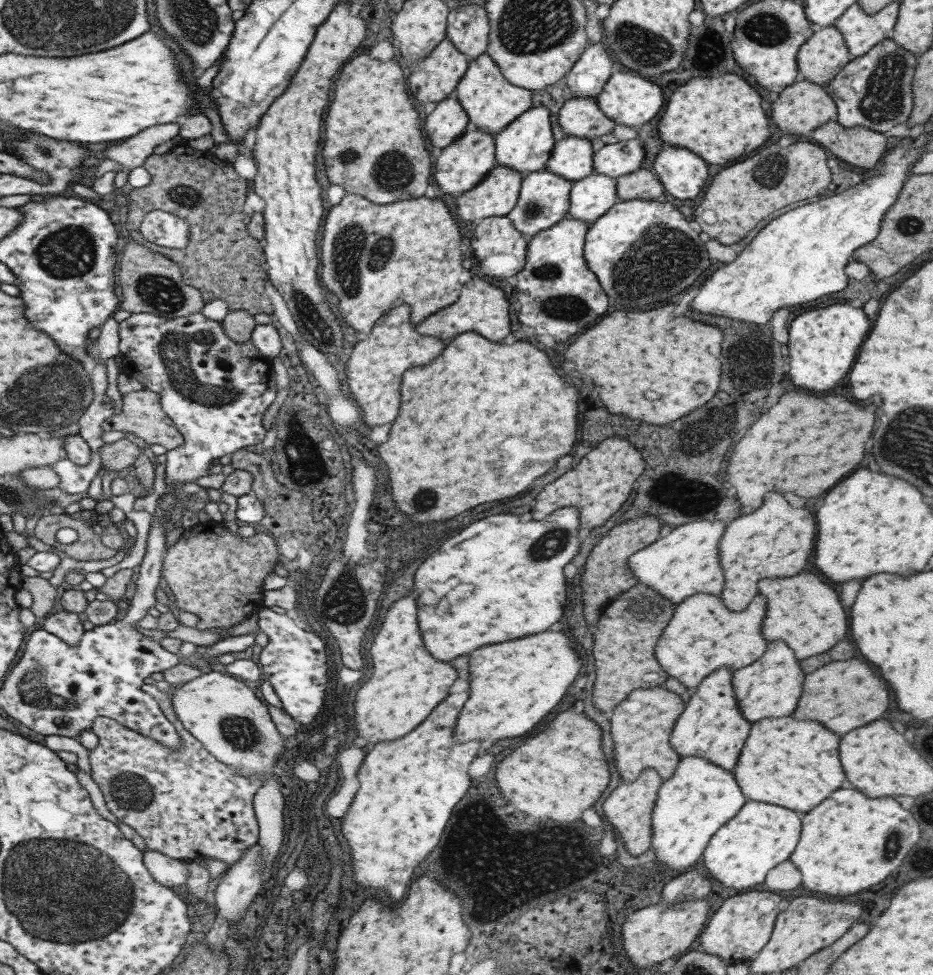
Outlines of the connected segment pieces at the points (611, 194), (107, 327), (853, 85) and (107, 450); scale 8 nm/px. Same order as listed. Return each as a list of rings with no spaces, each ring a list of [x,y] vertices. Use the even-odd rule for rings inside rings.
[[[591,171],[589,176],[572,183],[567,215],[591,224],[619,202],[616,197],[616,179]]]
[[[107,318],[99,326],[99,336],[93,340],[93,343],[86,338],[85,348],[87,356],[92,361],[90,365],[103,363],[106,360],[118,355],[118,322],[113,318]]]
[[[889,37],[879,41],[865,54],[853,57],[842,69],[824,86],[830,99],[836,104],[836,122],[845,128],[864,126],[875,132],[885,132],[896,124],[906,122],[912,107],[911,79],[914,73],[917,56],[905,52]]]
[[[126,438],[119,439],[109,444],[105,443],[100,446],[100,449],[99,446],[94,446],[93,444],[91,444],[91,446],[90,457],[95,456],[107,471],[119,471],[132,464],[132,461],[136,456],[145,453]]]

